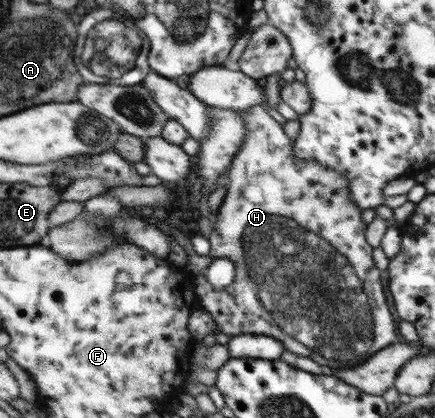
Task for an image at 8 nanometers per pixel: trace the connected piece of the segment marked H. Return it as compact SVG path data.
M256 106L255 108L241 112L243 121L248 126L246 141L243 142L238 154L234 156L230 169L227 171L228 178L226 185L228 190L226 197L224 197L224 202L217 212L216 225L213 226L210 236L208 236L211 244L209 257L227 258L233 261L236 267L234 280L232 284L225 286L221 290L210 284L205 274L201 272L196 277L196 294L200 296L201 307L210 313L220 333L228 334L231 337L242 334L260 334L272 337L282 344L284 350L300 356L308 356L308 358L312 358L314 362L322 365L326 370L336 370L340 366L352 370L352 368L365 363L366 359L369 359L378 350L387 348L390 344L395 344L396 340L398 340L396 322L394 322L394 318L390 314L390 308L388 308L386 296L384 296L384 286L380 282L380 270L372 262L372 246L364 240L366 224L362 222L362 216L360 216L360 209L362 208L355 204L354 199L351 198L350 182L338 170L332 170L330 166L324 166L323 163L316 160L295 158L294 139L283 130L283 125L272 118L267 111L262 106Z

